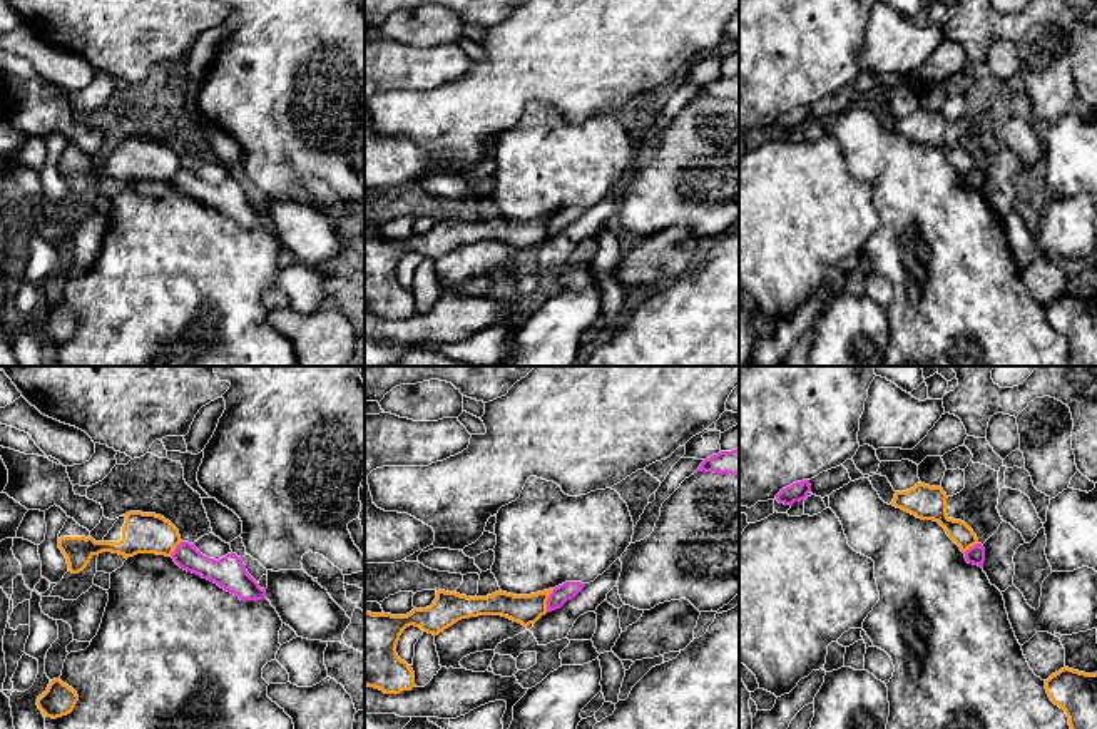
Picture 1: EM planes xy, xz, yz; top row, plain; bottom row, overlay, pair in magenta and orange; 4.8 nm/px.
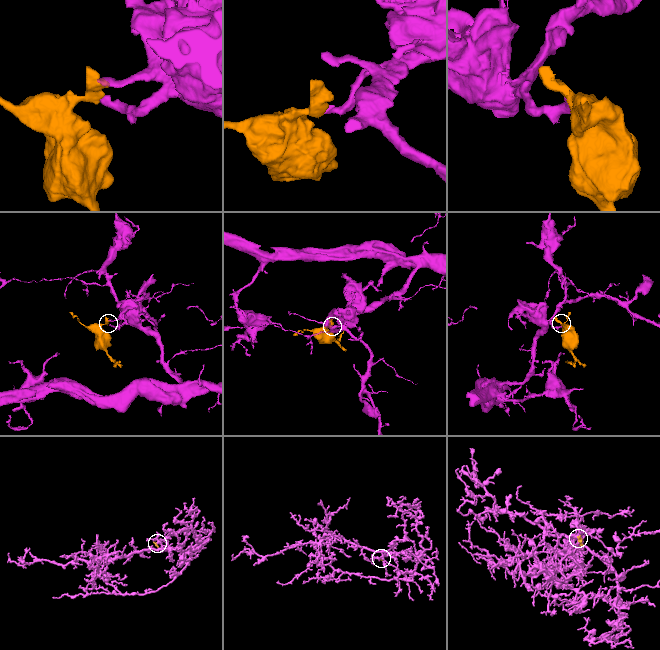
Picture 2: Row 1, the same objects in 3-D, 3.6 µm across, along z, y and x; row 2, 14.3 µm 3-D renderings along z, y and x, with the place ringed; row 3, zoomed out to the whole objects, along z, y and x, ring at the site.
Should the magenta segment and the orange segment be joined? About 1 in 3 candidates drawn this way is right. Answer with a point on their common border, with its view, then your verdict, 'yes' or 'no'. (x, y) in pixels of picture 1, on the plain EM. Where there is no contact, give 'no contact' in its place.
xz (547, 226) | no

